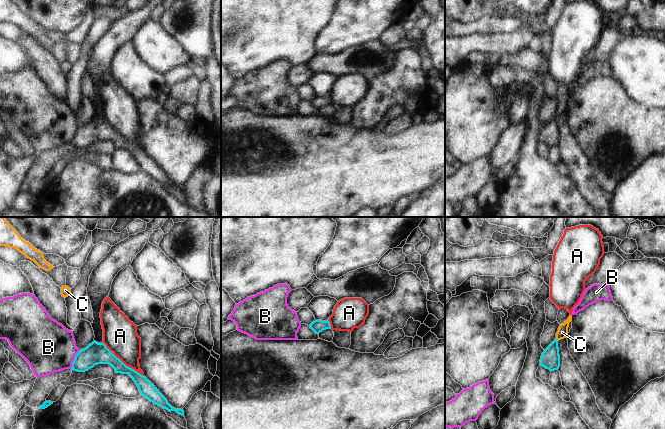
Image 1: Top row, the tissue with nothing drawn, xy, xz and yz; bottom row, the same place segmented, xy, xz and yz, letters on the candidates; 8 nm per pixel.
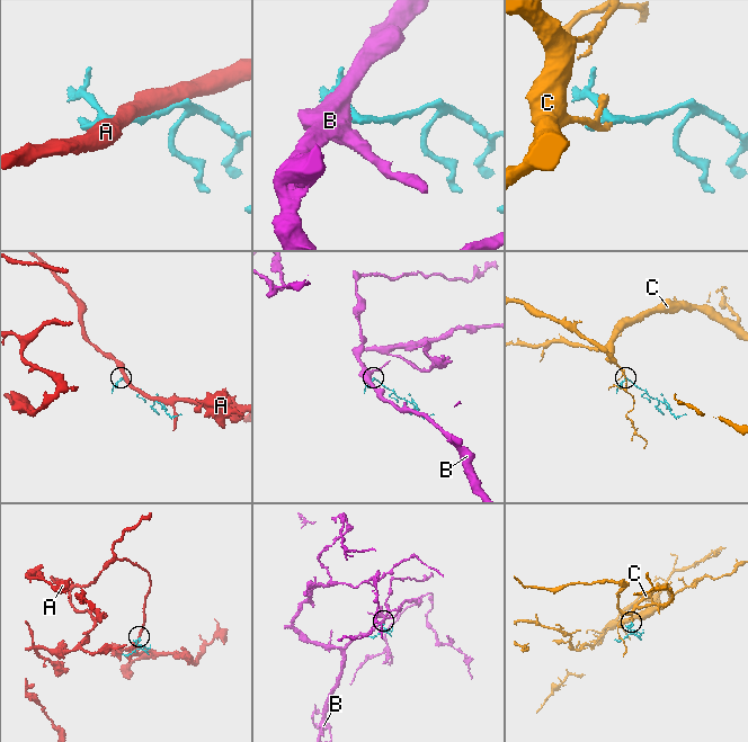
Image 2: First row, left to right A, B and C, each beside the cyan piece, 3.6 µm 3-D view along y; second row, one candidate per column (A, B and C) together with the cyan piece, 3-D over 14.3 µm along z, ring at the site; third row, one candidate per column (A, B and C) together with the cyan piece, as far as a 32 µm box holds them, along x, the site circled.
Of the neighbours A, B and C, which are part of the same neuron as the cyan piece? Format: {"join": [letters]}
{"join": ["C"]}

